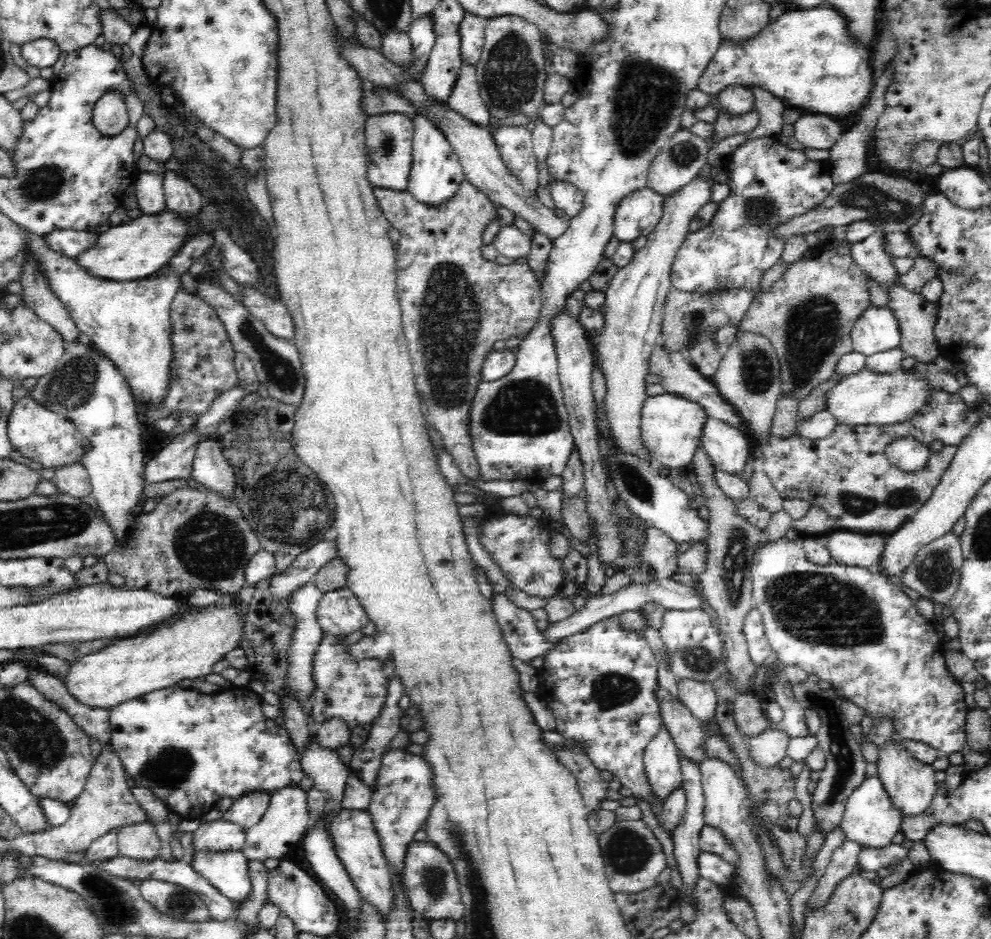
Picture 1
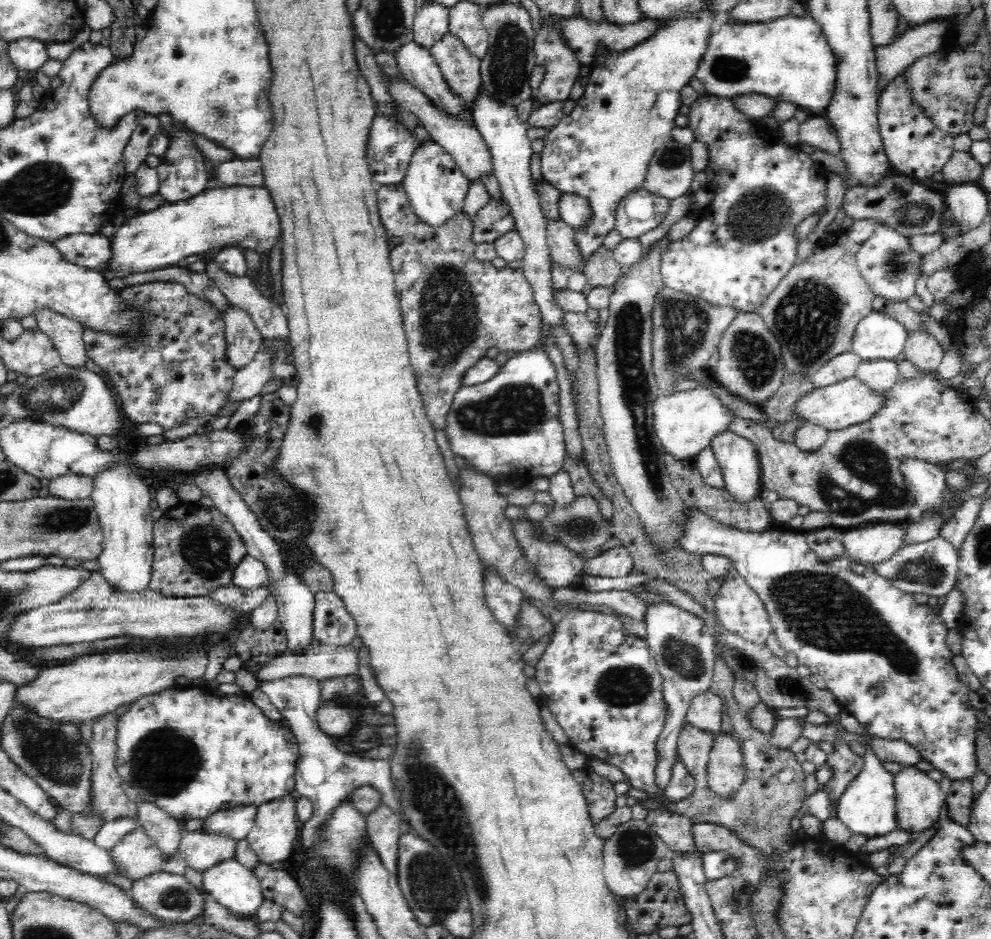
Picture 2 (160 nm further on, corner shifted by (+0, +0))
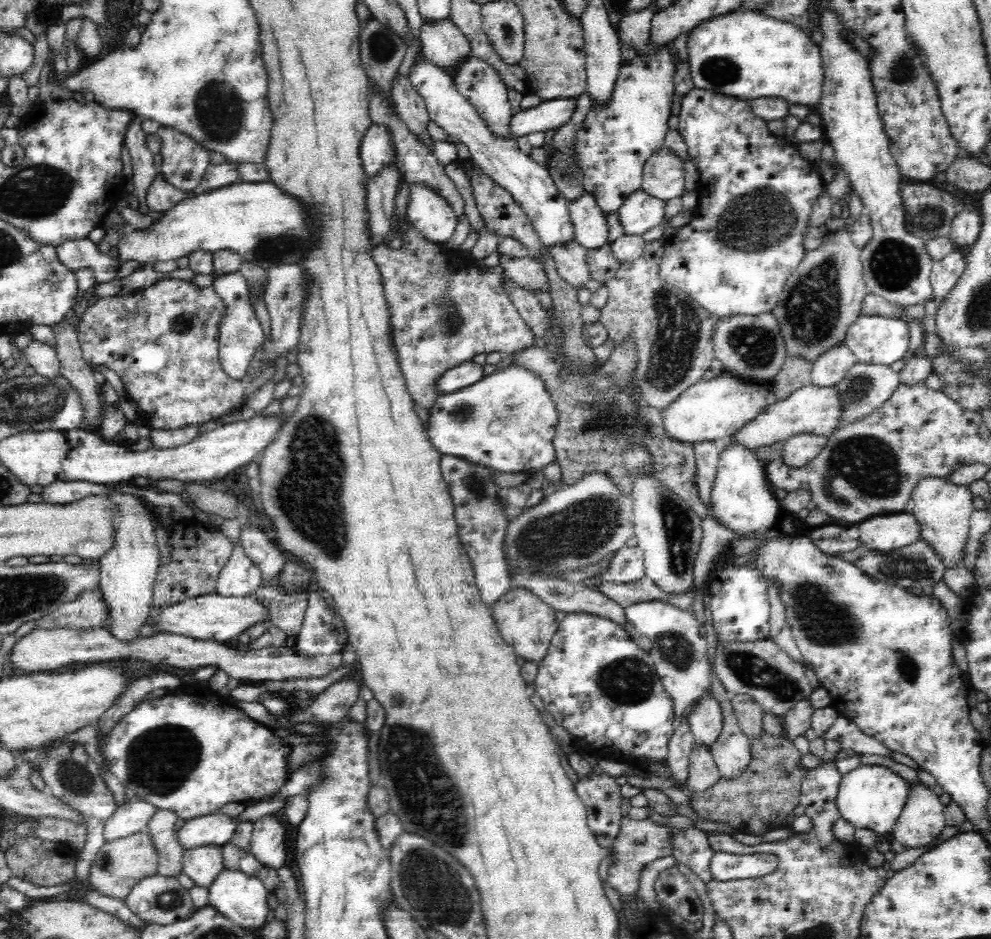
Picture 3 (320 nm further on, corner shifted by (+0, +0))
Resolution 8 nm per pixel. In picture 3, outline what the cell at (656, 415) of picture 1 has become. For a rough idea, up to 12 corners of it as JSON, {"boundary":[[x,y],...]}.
{"boundary":[[725,371],[661,411],[671,440],[727,440],[768,404],[771,385]]}

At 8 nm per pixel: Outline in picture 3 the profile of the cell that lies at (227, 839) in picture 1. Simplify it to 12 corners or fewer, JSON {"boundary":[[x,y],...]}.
{"boundary":[[214,845],[184,851],[183,873],[209,888],[223,871]]}

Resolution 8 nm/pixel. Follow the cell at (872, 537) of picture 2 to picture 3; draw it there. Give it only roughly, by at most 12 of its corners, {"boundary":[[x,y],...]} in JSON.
{"boundary":[[912,513],[859,521],[861,548],[889,552],[921,536]]}

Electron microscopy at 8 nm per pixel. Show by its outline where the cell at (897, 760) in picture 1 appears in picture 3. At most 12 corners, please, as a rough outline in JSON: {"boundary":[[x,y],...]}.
{"boundary":[[924,783],[909,797],[892,838],[906,849],[946,828],[944,805]]}

